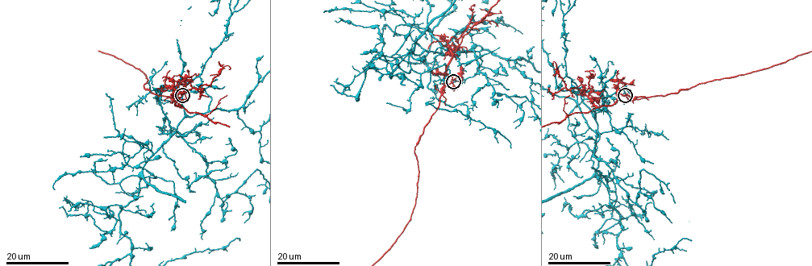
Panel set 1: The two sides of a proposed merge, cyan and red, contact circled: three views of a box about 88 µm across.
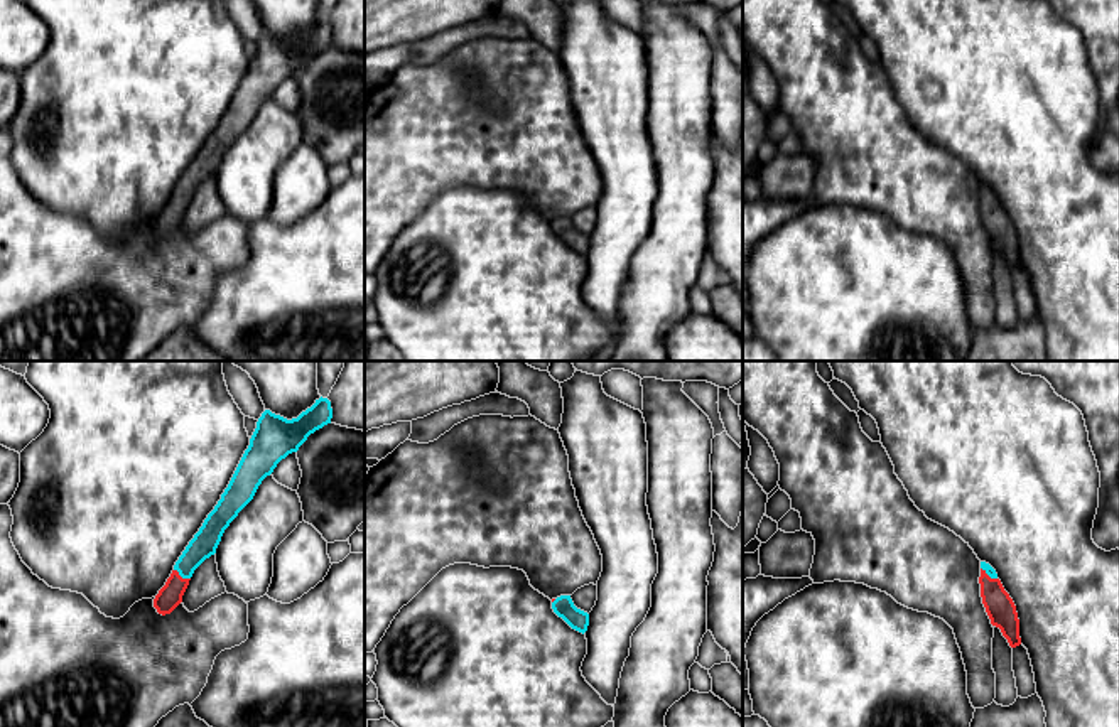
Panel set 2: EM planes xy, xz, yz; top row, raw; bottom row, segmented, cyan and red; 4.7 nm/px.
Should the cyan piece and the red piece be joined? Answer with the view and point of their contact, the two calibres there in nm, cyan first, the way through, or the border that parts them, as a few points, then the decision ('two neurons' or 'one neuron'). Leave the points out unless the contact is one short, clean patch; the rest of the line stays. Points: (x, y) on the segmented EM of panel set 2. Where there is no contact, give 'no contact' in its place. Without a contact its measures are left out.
meets cyan in xy at (183, 577); 120 nm thick on the cyan side, 110 nm on the other; border along xy (174, 569), (189, 579); two neurons

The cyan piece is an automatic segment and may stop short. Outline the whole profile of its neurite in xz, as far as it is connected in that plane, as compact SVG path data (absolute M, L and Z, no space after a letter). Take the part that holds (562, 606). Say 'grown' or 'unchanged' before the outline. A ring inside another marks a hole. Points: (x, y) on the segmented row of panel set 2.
unchanged; M560 595L552 602L554 612L562 617L572 629L586 633L589 626L589 614L577 609L570 595Z

